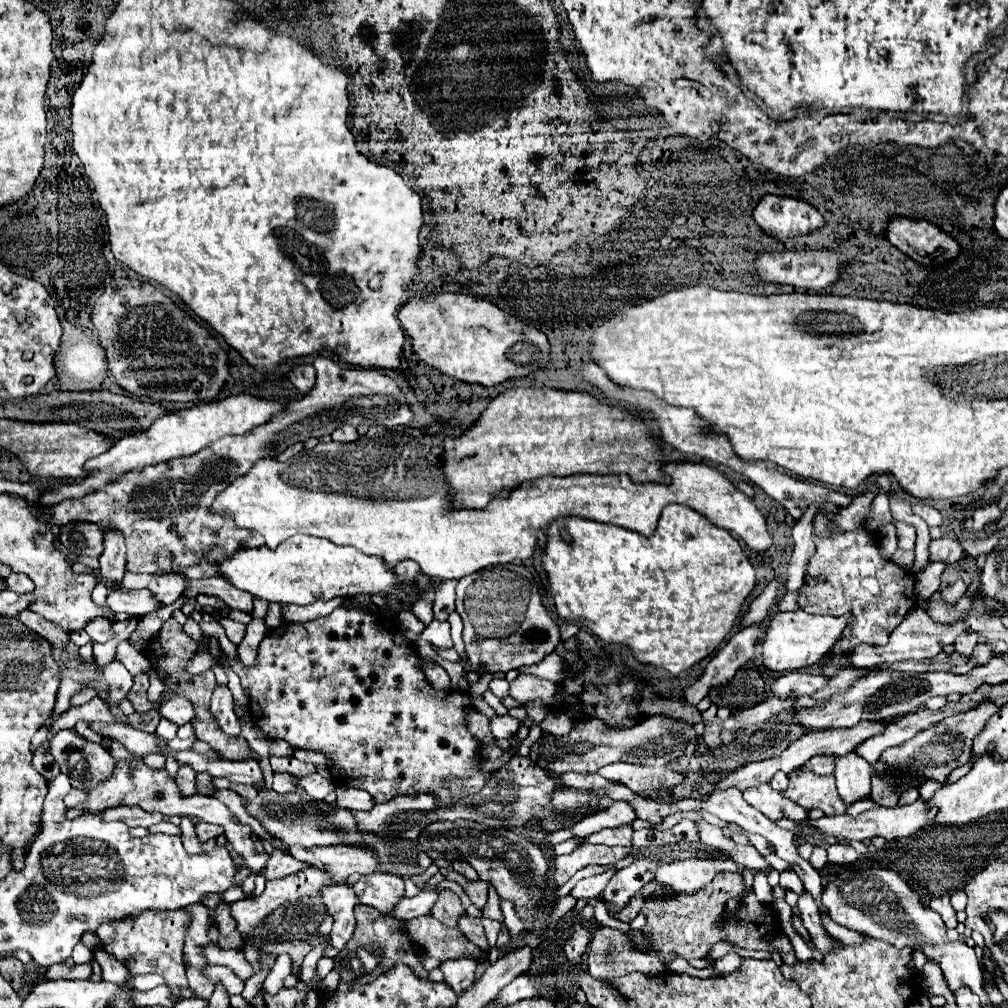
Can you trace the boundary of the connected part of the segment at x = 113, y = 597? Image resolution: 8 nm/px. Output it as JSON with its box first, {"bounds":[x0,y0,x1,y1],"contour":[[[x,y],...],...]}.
{"bounds":[108,590,164,614],"contour":[[[130,590],[130,592],[110,592],[108,604],[115,613],[125,612],[128,614],[152,614],[160,610],[164,604],[156,600],[156,596],[150,590]]]}

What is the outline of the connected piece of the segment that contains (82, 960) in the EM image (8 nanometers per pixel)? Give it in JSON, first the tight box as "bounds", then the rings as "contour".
{"bounds":[72,942,94,964],"contour":[[[78,942],[78,944],[74,946],[72,960],[74,960],[76,964],[86,964],[86,962],[90,962],[92,958],[94,958],[94,954],[92,954],[92,950],[90,950],[88,946],[84,946],[82,942]]]}

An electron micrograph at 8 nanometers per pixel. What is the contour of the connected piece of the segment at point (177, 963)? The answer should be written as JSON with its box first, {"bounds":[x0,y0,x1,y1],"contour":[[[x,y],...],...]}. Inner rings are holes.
{"bounds":[98,910,190,1000],"contour":[[[170,910],[170,912],[144,912],[134,920],[122,920],[118,924],[102,924],[98,928],[98,936],[108,954],[114,954],[132,976],[156,972],[164,978],[166,986],[174,1000],[180,1000],[182,988],[188,988],[186,968],[182,960],[182,948],[186,938],[186,928],[190,926],[190,914],[186,910]]]}

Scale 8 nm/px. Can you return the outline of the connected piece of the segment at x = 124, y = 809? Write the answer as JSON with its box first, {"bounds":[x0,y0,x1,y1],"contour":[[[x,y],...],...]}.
{"bounds":[102,804,162,828],"contour":[[[120,804],[120,806],[112,806],[106,812],[102,812],[102,820],[104,822],[122,820],[128,826],[144,826],[144,828],[148,828],[152,824],[158,824],[162,820],[162,814],[156,814],[156,812],[154,814],[148,814],[142,808],[138,808],[138,806]]]}

